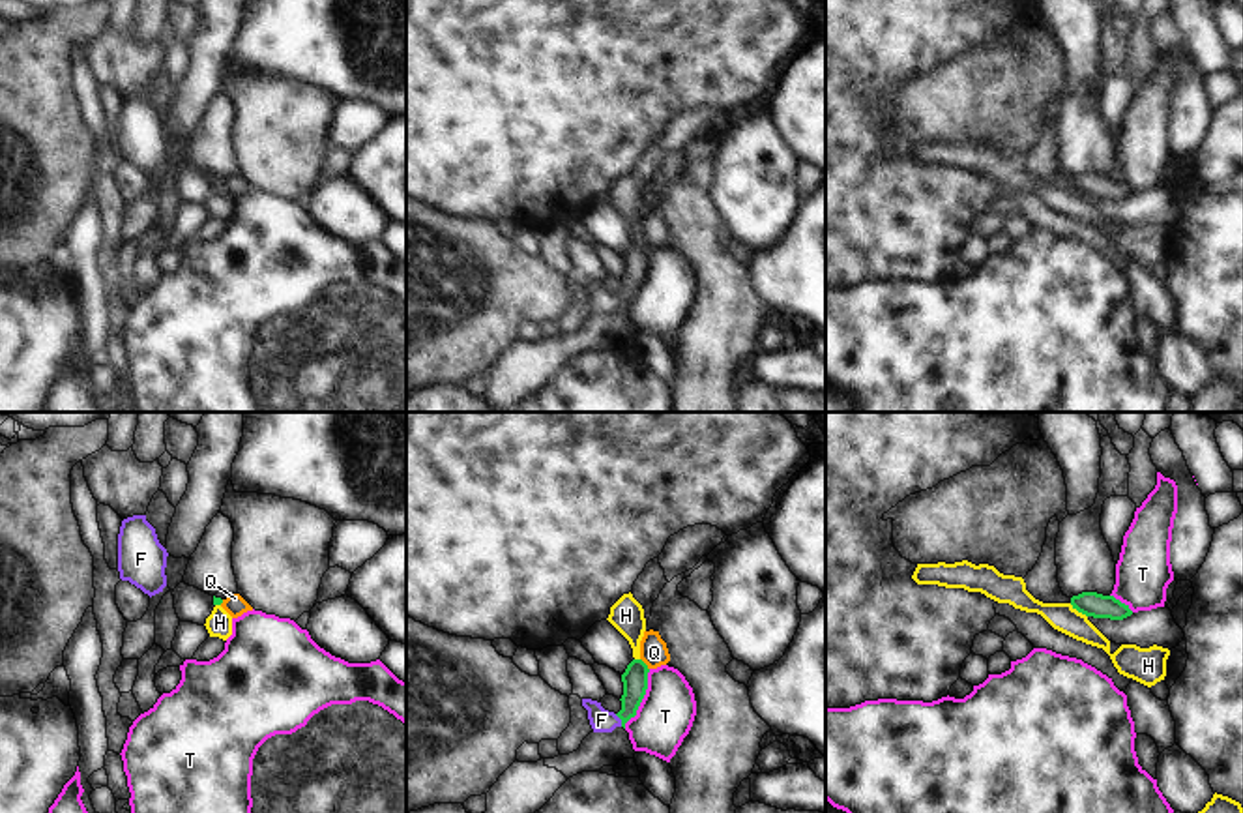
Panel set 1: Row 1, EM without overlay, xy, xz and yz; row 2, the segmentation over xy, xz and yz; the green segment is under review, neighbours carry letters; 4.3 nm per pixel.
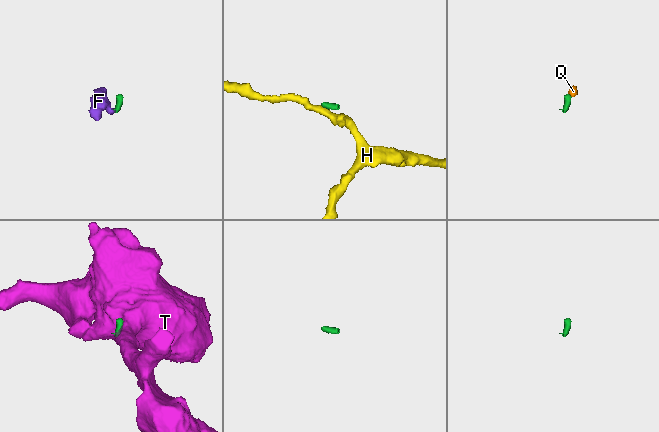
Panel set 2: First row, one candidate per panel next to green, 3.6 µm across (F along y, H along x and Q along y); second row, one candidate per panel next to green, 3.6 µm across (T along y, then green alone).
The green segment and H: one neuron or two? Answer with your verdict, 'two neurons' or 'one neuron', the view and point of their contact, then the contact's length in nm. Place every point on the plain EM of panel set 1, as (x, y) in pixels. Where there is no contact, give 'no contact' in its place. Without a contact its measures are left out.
two neurons | yz (1079, 192) | 100 nm

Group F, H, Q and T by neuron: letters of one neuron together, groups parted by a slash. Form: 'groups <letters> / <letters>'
groups F Q / H / T

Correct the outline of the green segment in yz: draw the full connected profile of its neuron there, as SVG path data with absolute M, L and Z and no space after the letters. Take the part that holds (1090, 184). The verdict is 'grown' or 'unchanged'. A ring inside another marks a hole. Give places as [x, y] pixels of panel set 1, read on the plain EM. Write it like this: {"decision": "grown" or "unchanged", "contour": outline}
{"decision": "unchanged", "contour": "M1082 172L1073 176L1071 185L1078 193L1093 199L1123 200L1133 195L1129 185L1121 184L1114 176L1103 176L1097 172Z"}

